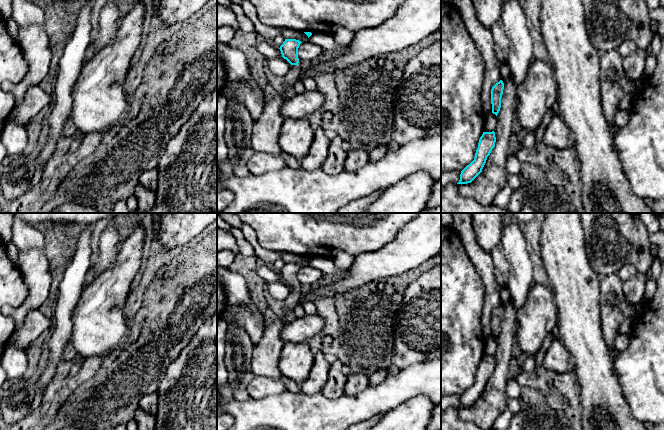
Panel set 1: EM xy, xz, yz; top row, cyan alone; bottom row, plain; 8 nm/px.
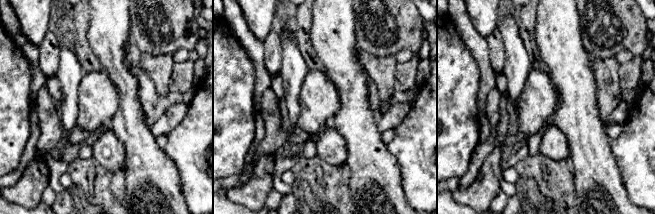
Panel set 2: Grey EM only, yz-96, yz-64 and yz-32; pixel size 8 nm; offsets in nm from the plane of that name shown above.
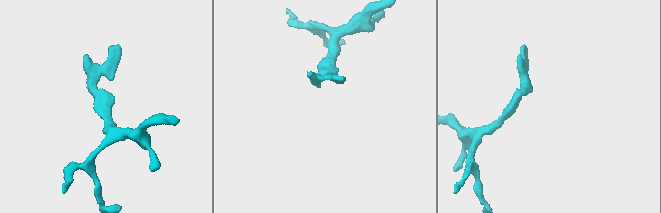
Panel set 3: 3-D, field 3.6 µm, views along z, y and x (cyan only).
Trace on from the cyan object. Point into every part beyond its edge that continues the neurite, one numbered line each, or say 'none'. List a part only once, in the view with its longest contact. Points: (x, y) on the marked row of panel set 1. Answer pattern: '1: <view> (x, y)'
1: xz (294, 74)

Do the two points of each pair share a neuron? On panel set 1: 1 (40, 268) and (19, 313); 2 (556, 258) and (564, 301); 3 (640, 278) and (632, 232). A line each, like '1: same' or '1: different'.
1: same
2: same
3: different

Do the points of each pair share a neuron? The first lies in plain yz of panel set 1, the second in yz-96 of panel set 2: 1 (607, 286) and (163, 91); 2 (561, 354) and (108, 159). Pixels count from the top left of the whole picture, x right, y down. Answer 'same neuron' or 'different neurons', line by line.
1: same neuron
2: same neuron

